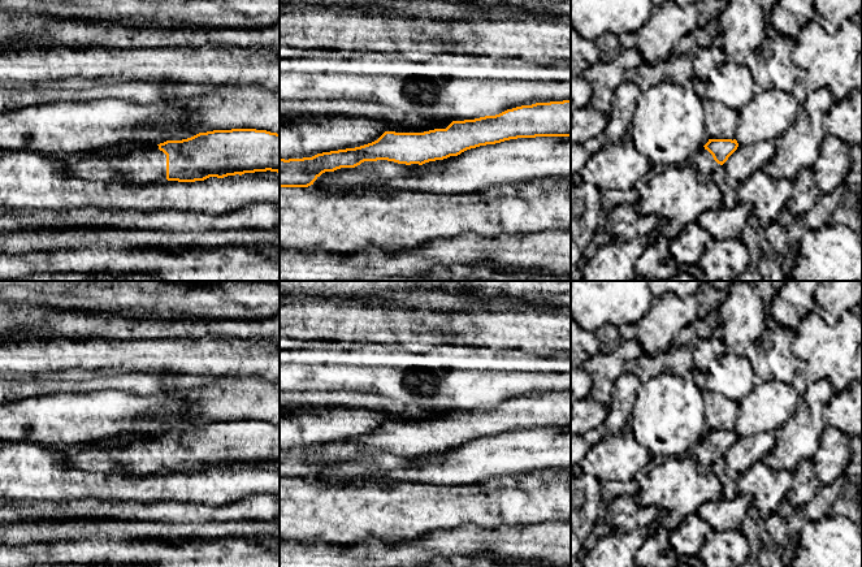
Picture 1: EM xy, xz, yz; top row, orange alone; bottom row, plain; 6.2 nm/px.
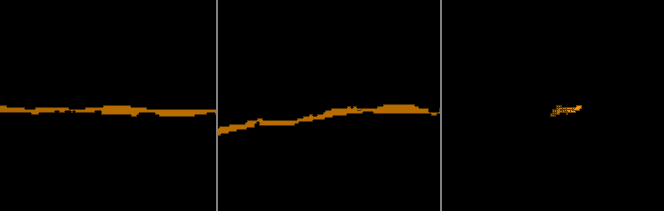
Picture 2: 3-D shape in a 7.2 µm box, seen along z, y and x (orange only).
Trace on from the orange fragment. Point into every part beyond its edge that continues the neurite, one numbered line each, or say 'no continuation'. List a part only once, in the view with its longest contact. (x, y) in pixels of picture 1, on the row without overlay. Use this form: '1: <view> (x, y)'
1: xz (429, 416)

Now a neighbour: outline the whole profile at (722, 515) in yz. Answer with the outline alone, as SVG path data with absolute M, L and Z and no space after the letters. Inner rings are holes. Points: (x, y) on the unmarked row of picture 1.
M738 493L733 499L722 497L718 501L707 501L697 510L697 514L714 531L723 533L741 528L750 503L750 495Z

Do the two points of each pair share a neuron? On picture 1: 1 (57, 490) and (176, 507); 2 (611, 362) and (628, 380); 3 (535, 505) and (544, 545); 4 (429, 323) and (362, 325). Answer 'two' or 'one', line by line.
1: two
2: two
3: two
4: one

